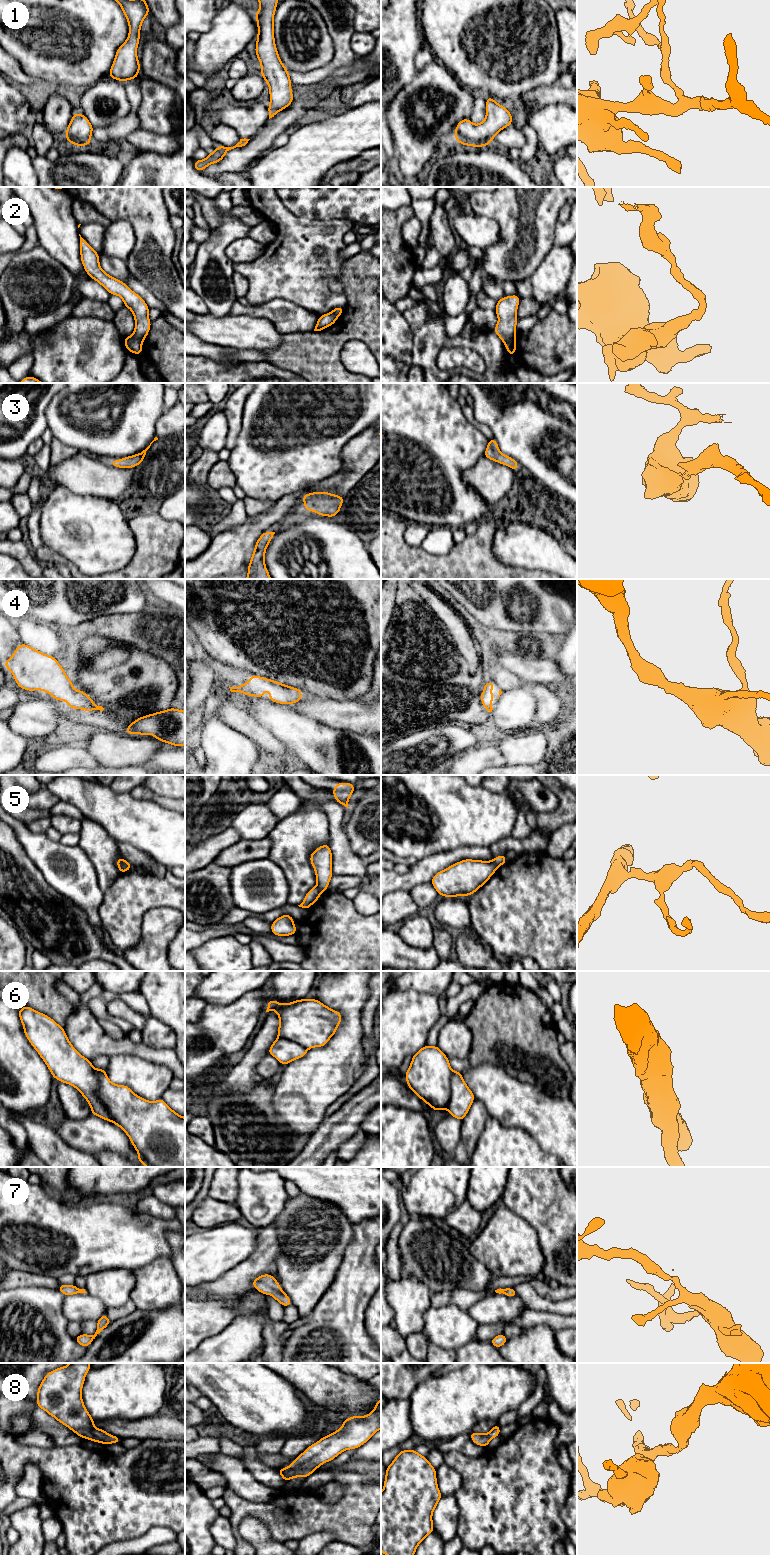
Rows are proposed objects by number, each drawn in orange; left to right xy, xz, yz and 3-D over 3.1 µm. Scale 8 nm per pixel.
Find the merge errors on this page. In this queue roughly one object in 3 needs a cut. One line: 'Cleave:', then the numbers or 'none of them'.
Cleave: 2, 5

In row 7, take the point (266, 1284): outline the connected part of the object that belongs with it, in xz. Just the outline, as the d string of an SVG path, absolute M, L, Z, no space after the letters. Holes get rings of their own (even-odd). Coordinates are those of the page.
M263 1274L252 1281L253 1287L264 1295L271 1294L283 1307L292 1305L291 1299L280 1288L279 1282L270 1274Z

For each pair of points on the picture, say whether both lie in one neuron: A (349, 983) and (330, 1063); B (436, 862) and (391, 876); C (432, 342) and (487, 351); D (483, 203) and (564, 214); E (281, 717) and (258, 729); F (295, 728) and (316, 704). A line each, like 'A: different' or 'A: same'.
A: same
B: same
C: same
D: different
E: different
F: different

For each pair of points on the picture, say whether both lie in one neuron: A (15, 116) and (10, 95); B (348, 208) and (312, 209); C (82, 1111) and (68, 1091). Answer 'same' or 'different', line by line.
A: same
B: same
C: same

